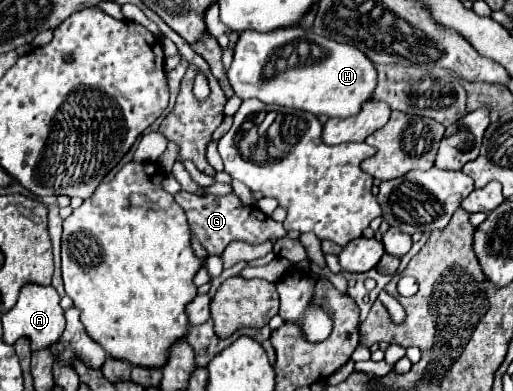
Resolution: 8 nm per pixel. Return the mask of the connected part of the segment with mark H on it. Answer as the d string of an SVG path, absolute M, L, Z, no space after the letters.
M278 29L274 33L240 31L234 45L234 59L228 69L228 81L240 99L260 99L264 103L304 109L314 115L328 117L350 117L360 111L362 103L372 99L372 89L376 87L374 63L356 47L346 43L336 43L326 37L314 35L310 29Z

